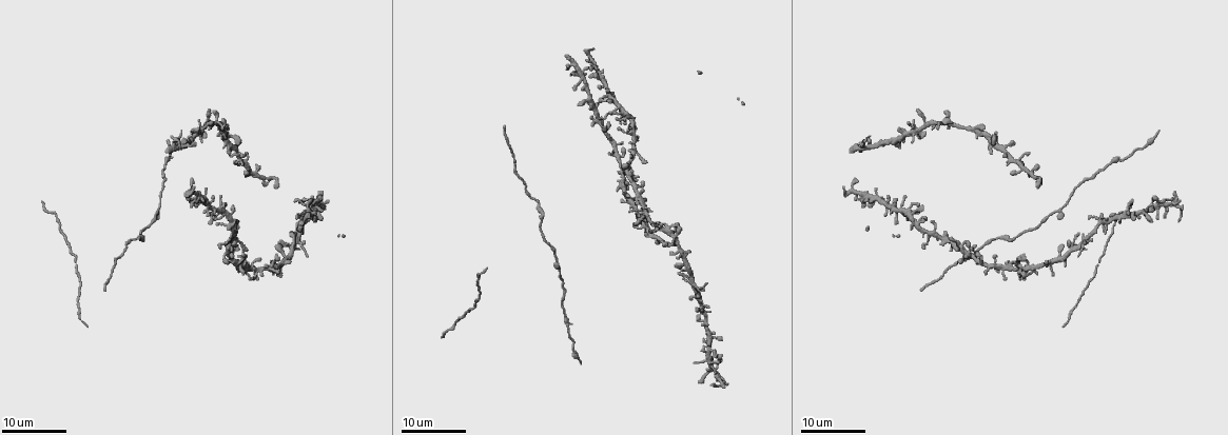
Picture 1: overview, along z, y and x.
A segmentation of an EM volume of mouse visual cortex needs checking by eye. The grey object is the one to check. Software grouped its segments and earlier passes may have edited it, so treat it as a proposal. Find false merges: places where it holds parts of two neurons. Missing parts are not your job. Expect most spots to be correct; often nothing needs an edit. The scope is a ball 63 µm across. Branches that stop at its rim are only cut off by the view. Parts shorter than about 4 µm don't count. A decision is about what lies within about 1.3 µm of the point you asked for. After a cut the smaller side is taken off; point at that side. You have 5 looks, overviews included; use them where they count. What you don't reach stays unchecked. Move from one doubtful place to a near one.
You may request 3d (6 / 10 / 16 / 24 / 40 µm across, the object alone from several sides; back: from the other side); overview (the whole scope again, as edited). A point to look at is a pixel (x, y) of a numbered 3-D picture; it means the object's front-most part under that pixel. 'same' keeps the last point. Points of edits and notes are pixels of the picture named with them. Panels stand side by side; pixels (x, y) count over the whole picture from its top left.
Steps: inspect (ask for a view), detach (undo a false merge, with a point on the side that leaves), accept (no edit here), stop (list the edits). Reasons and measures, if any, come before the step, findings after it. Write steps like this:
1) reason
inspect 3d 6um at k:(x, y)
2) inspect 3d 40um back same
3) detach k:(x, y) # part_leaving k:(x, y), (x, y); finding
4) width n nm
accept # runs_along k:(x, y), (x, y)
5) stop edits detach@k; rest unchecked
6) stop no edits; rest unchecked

inspect 3d 16um at 1:(143, 240)

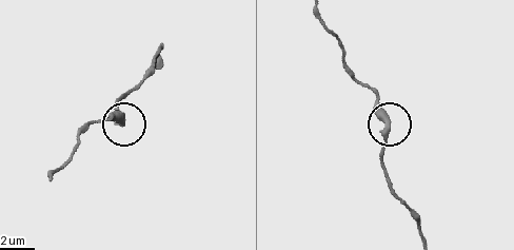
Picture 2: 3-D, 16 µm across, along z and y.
inspect 3d 10um at 2:(122, 119)

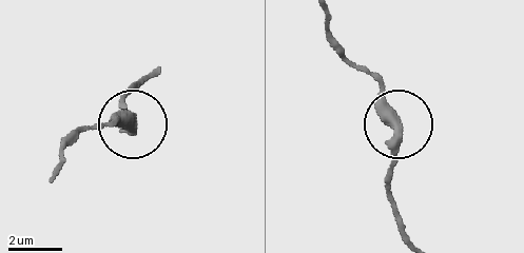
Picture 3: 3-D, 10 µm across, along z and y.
inspect 3d 10um back at 3:(397, 131)

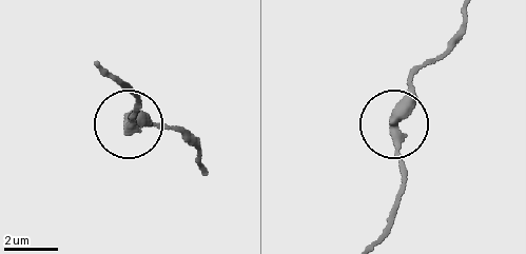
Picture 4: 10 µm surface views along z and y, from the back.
width 430 nm
accept # all the same neuron

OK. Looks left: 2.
arms part here
inspect 3d 24um at 1:(1059, 211)

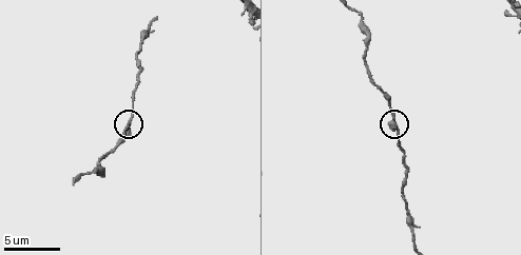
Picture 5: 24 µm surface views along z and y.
inspect 3d 10um same

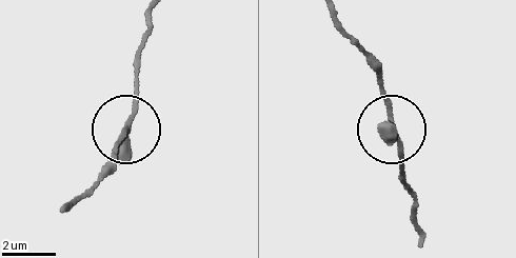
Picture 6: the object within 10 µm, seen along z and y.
width 280 nm
accept # continuous, no second neuron

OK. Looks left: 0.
stop no edits; rest unchecked

